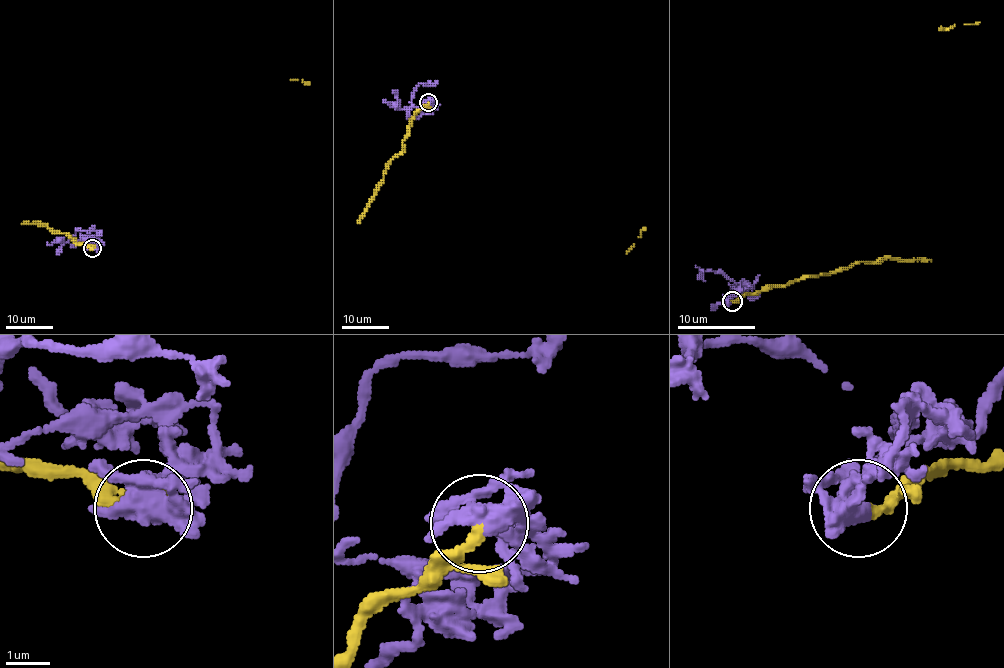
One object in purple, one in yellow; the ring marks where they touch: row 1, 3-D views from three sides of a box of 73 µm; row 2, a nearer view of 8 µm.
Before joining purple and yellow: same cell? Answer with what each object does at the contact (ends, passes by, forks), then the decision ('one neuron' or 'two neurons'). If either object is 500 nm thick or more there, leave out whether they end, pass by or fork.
two neurons

